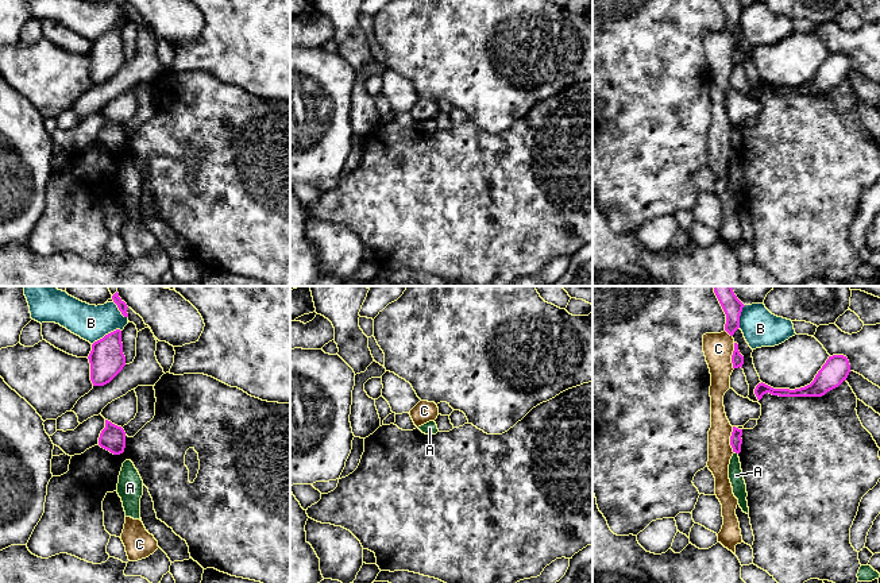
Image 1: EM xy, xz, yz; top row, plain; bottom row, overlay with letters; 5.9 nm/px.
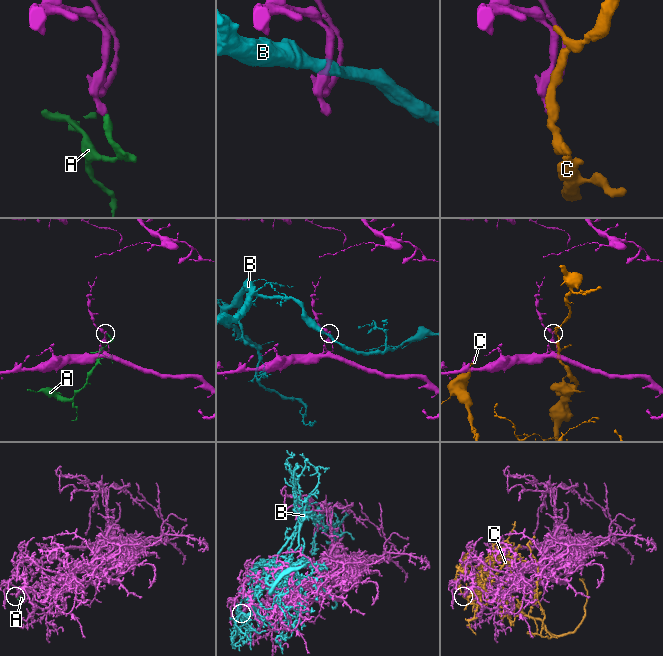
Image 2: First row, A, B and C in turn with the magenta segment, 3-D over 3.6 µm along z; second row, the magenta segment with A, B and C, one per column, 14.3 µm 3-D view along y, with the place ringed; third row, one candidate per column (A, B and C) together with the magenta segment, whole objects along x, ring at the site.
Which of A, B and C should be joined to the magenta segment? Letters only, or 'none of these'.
none of these

